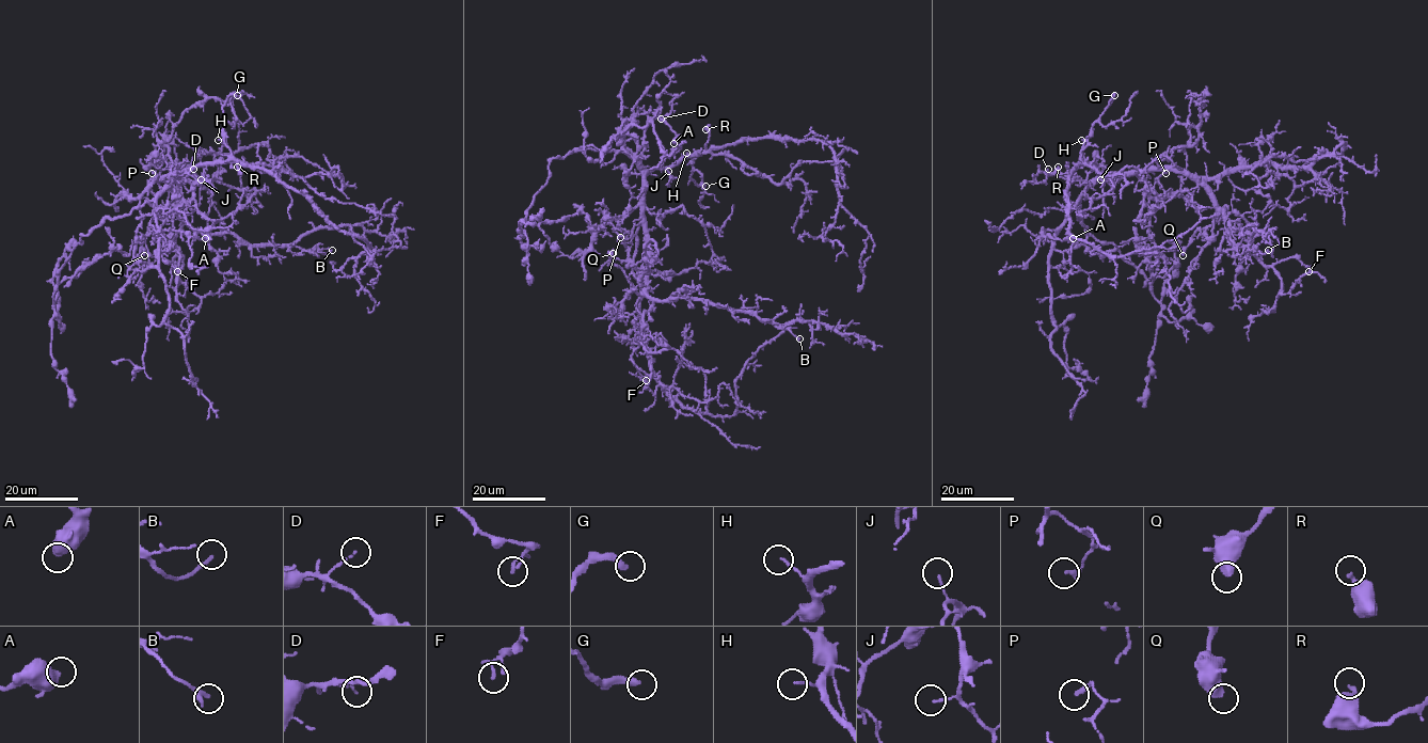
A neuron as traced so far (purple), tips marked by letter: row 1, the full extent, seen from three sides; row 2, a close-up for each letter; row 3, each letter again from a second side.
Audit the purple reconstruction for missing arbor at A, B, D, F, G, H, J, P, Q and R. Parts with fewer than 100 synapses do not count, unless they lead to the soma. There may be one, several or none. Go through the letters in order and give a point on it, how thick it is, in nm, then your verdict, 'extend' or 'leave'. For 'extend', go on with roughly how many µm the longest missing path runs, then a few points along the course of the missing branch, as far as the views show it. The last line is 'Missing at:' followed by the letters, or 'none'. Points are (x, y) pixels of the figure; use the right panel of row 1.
A: (1073, 238) | 550 nm | leave
B: (1268, 250) | 260 nm | leave
D: (1048, 169) | 100 nm | leave
F: (1308, 271) | 100 nm | leave
G: (1114, 95) | 320 nm | leave
H: (1081, 140) | 120 nm | leave
J: (1100, 179) | 100 nm | leave
P: (1165, 173) | 200 nm | leave
Q: (1183, 255) | 500 nm | leave
R: (1058, 167) | 320 nm | leave
Missing at: none

